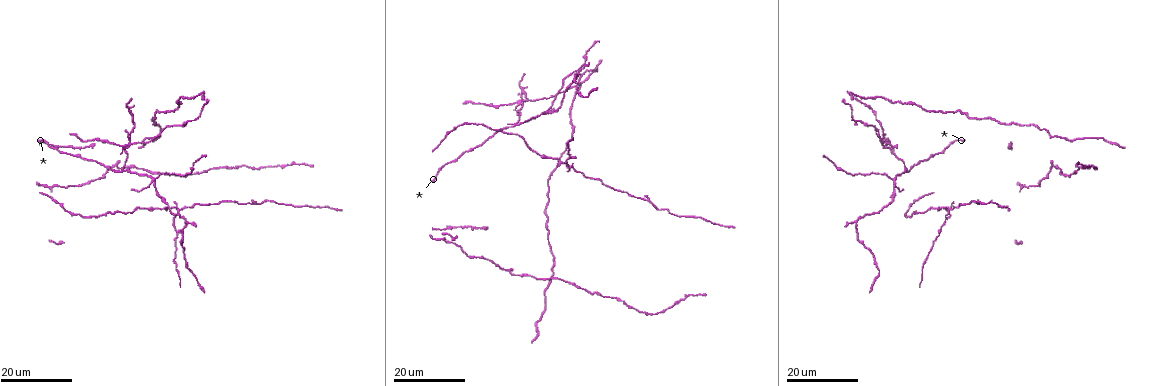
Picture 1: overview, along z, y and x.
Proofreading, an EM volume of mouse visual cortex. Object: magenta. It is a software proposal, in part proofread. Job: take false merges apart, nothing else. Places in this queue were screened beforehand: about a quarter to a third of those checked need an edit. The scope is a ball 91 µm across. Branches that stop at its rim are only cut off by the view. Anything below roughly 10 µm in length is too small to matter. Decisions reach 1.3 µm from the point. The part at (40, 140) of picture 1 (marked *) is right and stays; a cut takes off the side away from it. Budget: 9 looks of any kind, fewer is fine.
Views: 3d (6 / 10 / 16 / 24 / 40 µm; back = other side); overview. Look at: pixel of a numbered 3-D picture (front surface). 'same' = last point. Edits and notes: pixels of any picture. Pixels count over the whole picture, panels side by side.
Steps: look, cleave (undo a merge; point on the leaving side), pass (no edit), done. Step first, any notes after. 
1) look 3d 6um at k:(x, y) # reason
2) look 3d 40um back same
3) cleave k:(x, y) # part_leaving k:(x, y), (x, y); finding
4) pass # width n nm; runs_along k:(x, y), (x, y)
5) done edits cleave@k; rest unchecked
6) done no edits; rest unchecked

look 3d 24um at 1:(178, 211) # looks like a crossing

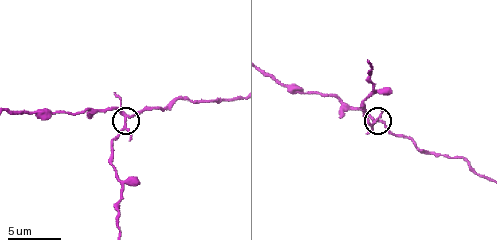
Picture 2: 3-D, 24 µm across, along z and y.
look 3d 6um at 2:(130, 117)

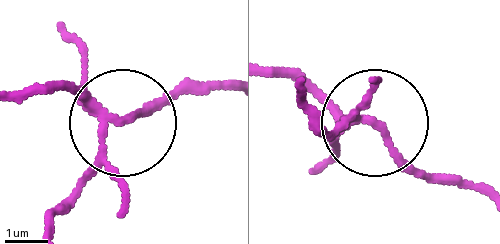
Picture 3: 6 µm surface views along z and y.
cleave 3:(84, 179) # width 170 nm; a second cell is stuck on

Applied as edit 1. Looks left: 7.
look 3d 16um at 1:(893, 178) # looks like a crossing

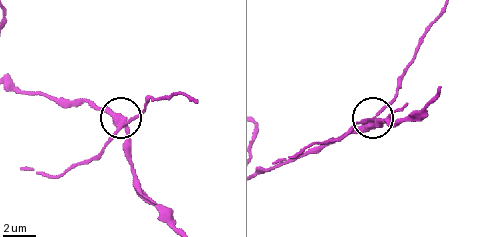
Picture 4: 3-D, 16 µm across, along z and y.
look 3d 10um at 4:(122, 128)

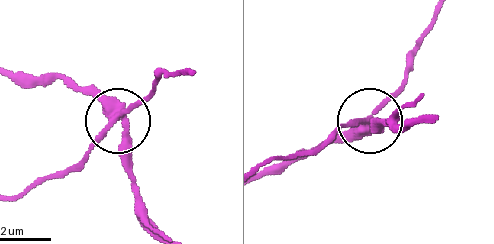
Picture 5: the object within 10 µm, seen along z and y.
cleave 5:(141, 103) # side_arm 49 um; arms 4; two cells meet here

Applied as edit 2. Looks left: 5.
look 3d 24um at 1:(137, 175) # thick turns thin

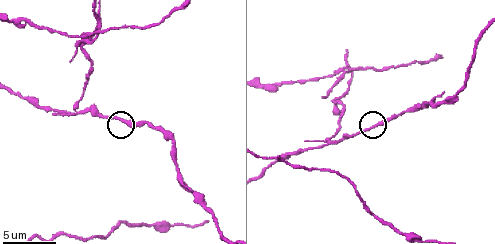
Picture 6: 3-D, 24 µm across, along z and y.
look 3d 10um at 6:(122, 122) # zoom in

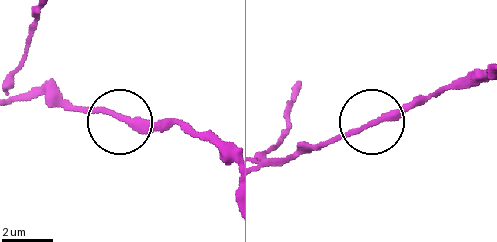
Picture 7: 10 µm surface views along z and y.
pass # runs_along 7:(267, 166), (357, 133), (432, 95); one cell here

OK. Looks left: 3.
look 3d 16um at 1:(858, 221) # a narrow waist

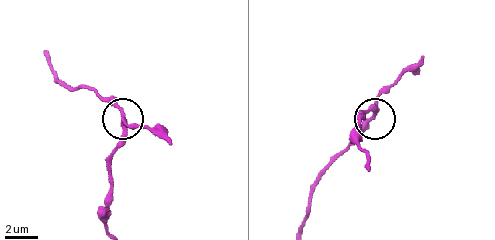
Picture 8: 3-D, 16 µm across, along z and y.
look 3d 10um at 8:(375, 116)

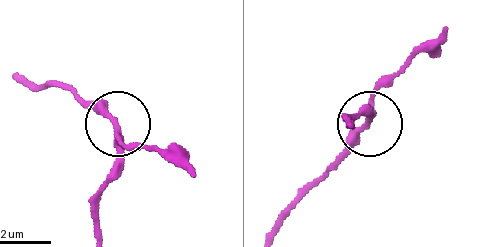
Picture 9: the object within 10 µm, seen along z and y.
look 3d 10um back at 9:(116, 129)

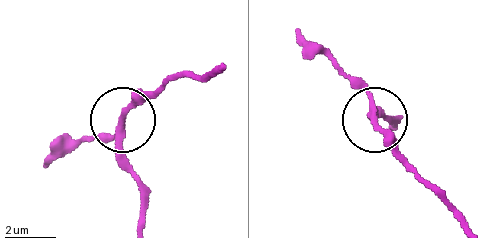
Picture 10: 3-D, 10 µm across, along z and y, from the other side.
pass # arms 3; runs_along 10:(221, 69), (172, 76), (127, 112), (120, 158), (131, 175); continuous, no second cell

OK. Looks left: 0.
done edits cleave@3, cleave@5; rest unchecked

